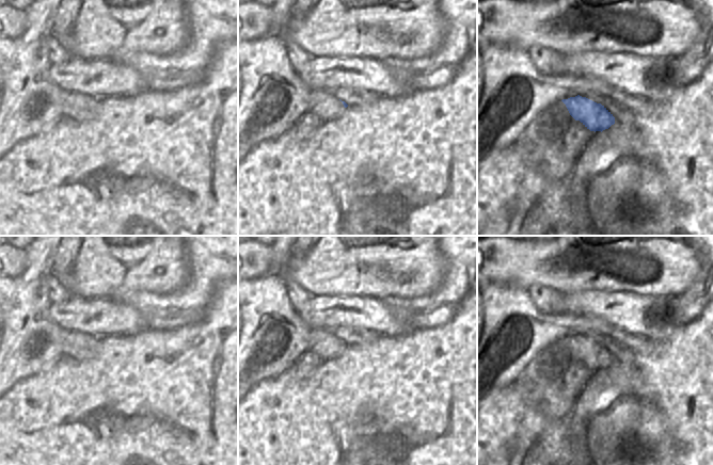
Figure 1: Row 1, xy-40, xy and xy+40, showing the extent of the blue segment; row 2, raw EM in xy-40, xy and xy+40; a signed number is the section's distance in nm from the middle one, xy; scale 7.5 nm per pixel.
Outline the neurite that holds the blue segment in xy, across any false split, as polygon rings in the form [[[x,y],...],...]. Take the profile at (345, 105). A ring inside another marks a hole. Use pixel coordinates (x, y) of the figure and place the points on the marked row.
[[[314,91],[310,96],[310,107],[306,114],[313,114],[321,121],[338,118],[348,105],[340,101],[333,93],[328,91]]]

